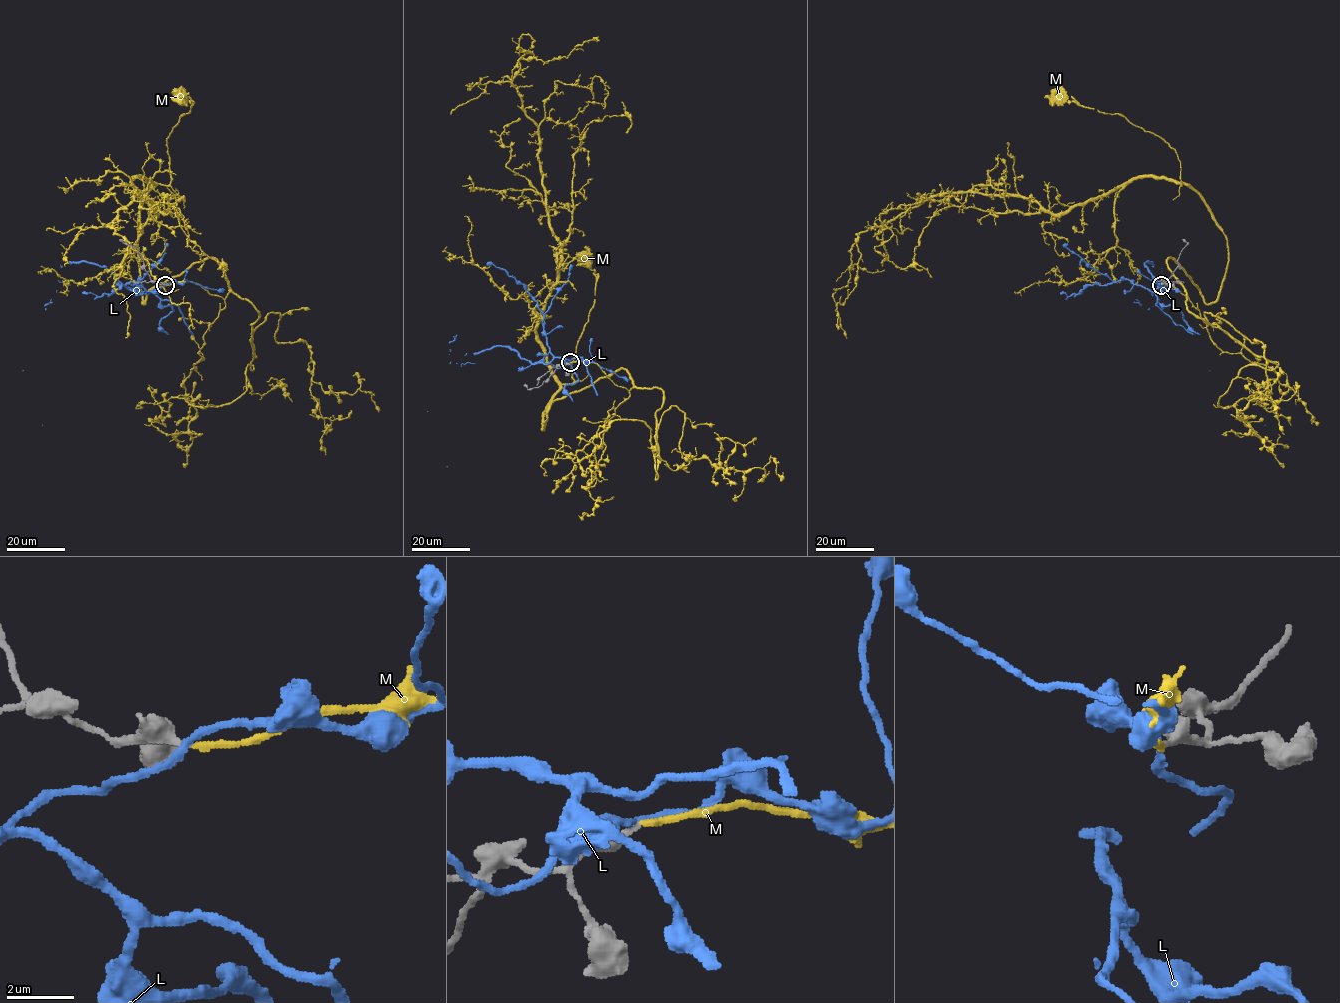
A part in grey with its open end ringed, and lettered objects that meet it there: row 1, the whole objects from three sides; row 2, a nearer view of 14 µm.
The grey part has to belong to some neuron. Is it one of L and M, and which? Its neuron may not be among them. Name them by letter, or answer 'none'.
M

